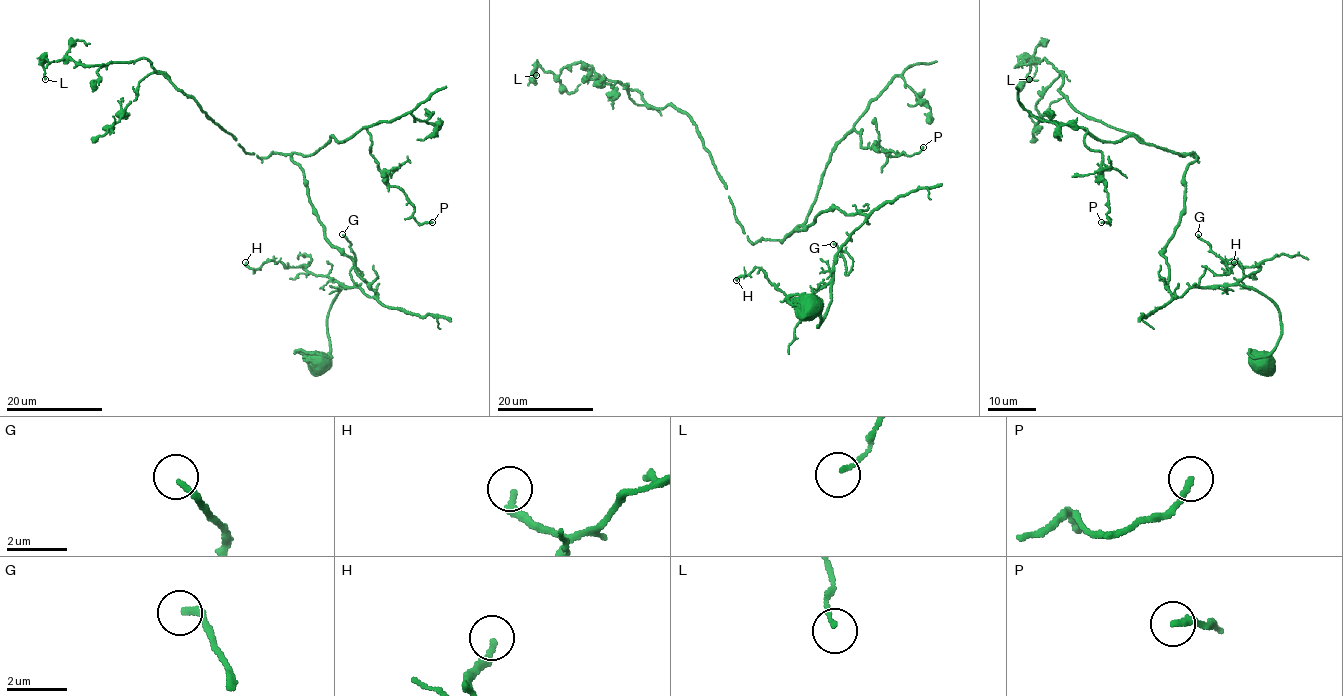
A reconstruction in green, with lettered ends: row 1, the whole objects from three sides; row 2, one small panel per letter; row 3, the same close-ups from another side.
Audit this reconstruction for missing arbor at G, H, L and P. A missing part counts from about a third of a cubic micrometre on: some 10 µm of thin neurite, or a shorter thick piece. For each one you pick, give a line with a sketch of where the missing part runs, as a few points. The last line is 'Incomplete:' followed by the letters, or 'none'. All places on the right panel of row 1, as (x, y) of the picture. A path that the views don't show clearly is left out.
P: missing branch runs (1101, 222), (1095, 222), (1089, 228)
Incomplete: P

